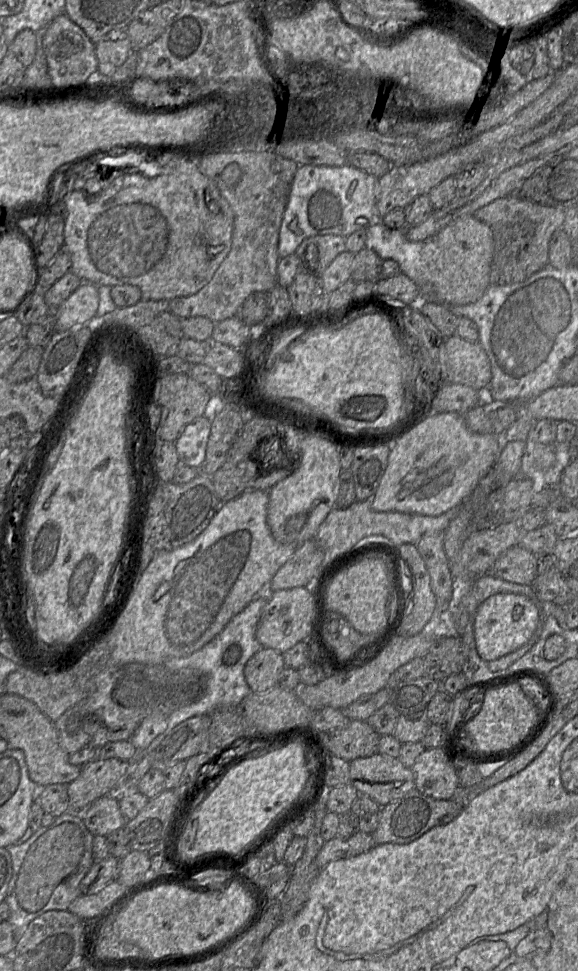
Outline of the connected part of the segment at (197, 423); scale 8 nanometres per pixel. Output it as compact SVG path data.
M203 415L185 426L175 440L180 462L195 468L201 466L205 459L210 428L211 421Z

